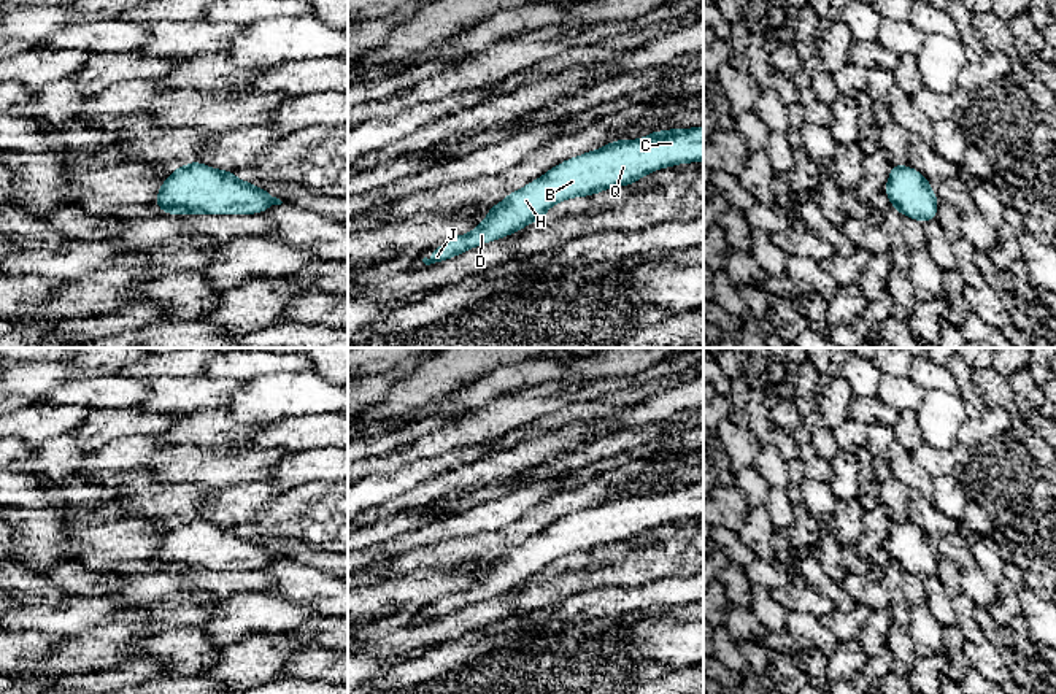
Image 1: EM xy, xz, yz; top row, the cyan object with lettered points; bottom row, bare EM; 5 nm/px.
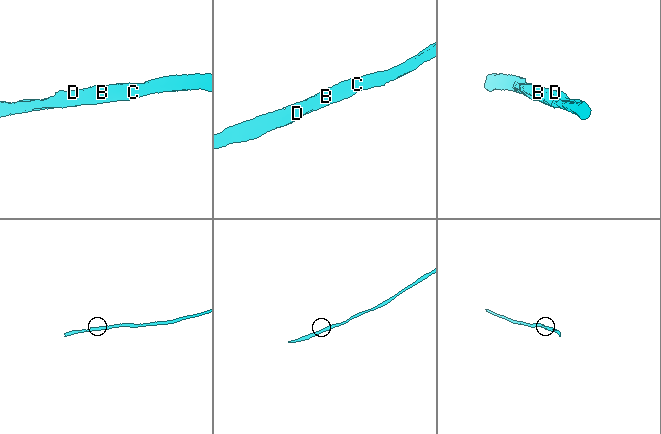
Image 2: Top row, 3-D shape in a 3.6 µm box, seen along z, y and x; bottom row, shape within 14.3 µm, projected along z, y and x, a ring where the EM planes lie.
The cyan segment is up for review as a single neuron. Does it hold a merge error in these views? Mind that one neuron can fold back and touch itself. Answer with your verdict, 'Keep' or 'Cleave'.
Keep

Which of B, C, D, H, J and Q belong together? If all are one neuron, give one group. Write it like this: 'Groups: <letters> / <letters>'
Groups: B C D H J Q

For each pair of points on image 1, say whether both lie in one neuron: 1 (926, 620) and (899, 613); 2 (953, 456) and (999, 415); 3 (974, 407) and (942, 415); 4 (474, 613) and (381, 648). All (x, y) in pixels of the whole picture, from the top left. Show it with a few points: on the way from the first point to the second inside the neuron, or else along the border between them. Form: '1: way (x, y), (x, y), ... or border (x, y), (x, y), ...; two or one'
1: border (910, 607), (910, 623), (907, 628); two
2: way (963, 445), (988, 421); one
3: border (958, 393), (969, 416); two
4: way (451, 628), (404, 640); one

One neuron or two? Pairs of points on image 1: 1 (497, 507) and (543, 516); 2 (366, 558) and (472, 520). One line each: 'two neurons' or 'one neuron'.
1: two neurons
2: one neuron

